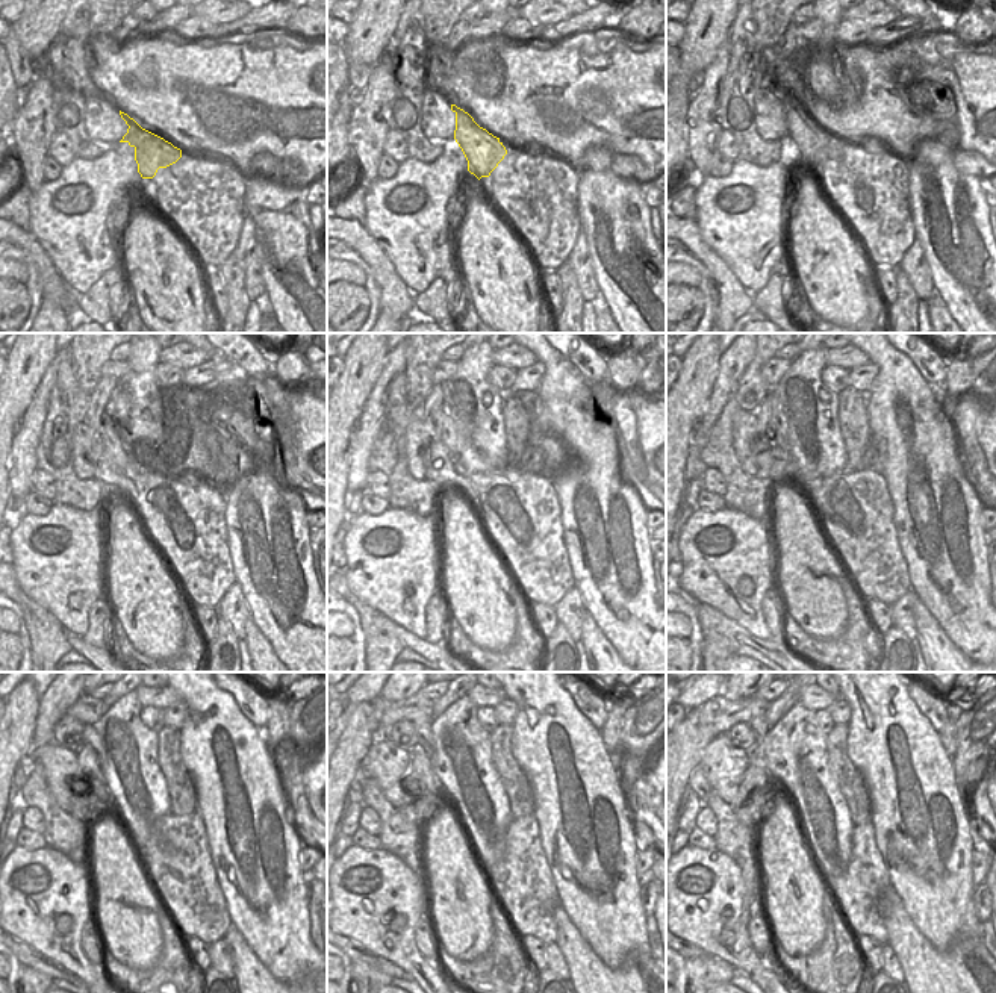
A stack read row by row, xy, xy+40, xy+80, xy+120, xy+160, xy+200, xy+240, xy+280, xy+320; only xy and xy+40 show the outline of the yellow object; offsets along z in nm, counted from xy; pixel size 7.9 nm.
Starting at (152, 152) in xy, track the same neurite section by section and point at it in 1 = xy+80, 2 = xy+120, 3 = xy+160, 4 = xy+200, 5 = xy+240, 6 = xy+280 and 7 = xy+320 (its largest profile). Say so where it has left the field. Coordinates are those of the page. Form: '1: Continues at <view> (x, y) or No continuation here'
1: Continues at xy+80 (812, 140)
2: Continues at xy+120 (114, 451)
3: Continues at xy+160 (445, 430)
4: Continues at xy+200 (780, 418)
5: Continues at xy+240 (90, 734)
6: Continues at xy+280 (426, 739)
7: Continues at xy+320 (759, 724).

